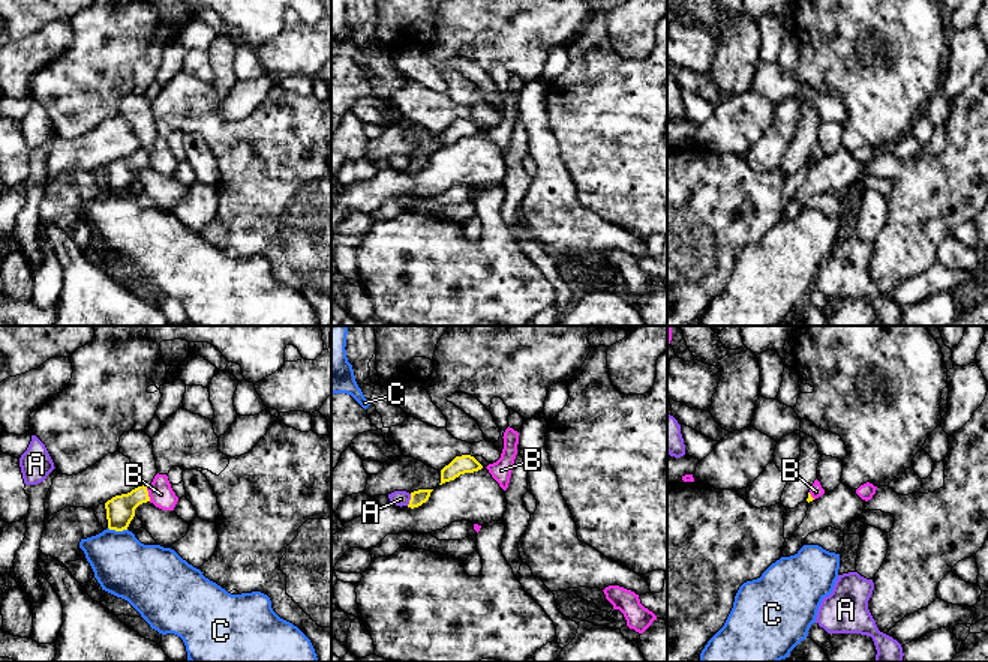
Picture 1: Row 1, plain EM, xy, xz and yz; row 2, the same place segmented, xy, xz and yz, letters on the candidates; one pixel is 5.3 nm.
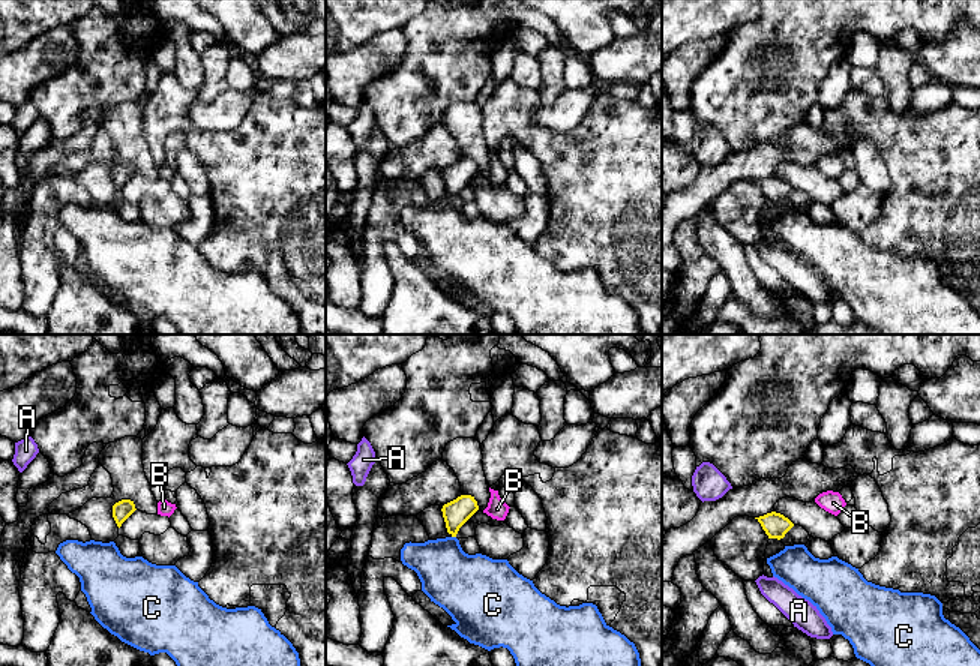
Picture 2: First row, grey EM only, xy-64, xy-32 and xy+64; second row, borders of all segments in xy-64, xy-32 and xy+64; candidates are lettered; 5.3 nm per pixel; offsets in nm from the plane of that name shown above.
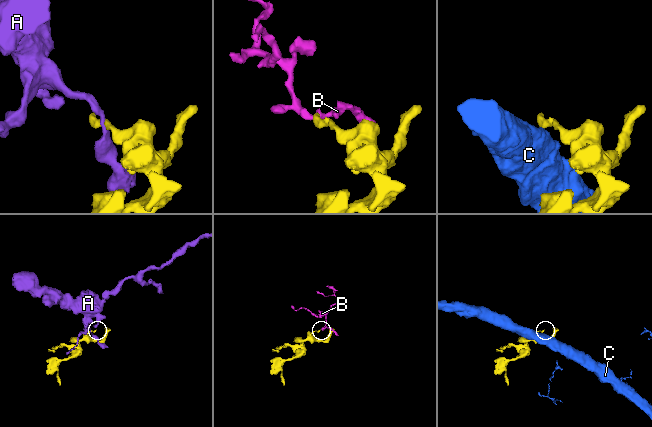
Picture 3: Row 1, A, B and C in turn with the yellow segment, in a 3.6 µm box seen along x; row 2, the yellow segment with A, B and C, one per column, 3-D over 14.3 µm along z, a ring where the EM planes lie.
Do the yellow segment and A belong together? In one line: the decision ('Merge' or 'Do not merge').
Do not merge

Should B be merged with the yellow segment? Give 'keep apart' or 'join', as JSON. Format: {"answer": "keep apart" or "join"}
{"answer": "keep apart"}

